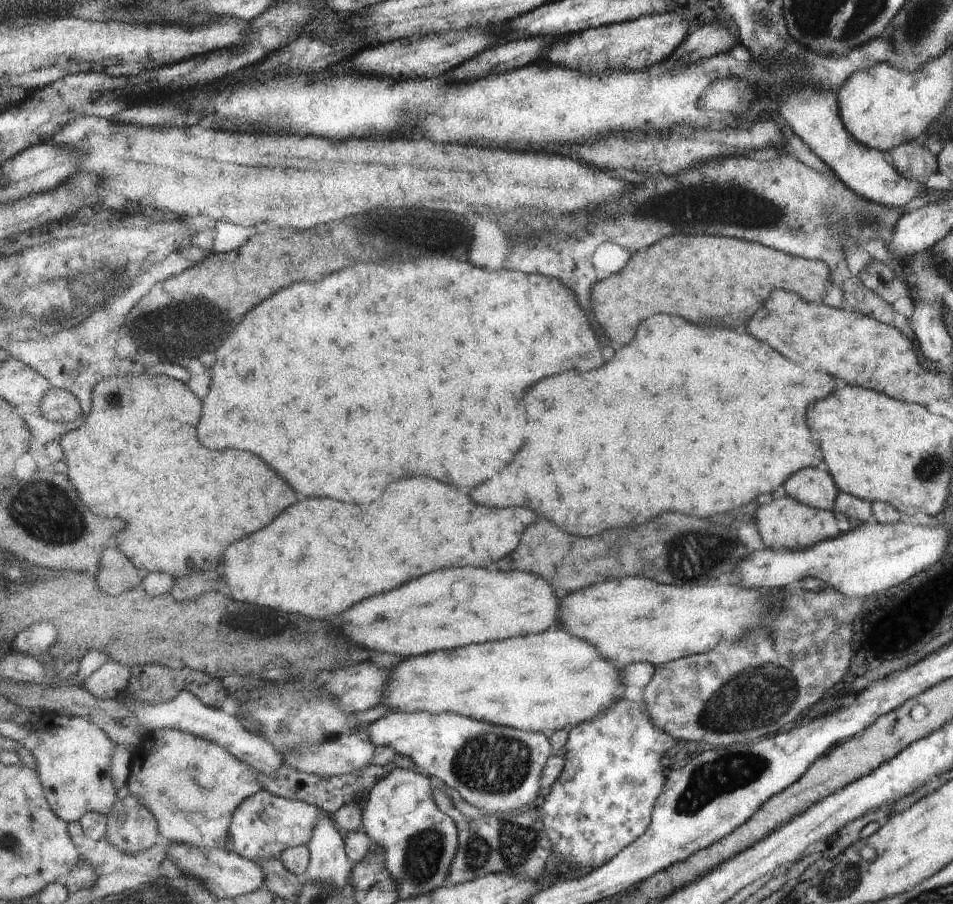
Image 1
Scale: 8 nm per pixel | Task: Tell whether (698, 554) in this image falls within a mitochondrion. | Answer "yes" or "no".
yes

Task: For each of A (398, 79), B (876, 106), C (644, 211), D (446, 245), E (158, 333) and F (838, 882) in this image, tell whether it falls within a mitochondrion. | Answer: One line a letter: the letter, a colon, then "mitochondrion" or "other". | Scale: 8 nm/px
A: other
B: other
C: mitochondrion
D: other
E: mitochondrion
F: mitochondrion

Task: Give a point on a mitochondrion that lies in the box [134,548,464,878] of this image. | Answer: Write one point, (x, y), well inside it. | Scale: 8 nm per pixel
(378, 853)

